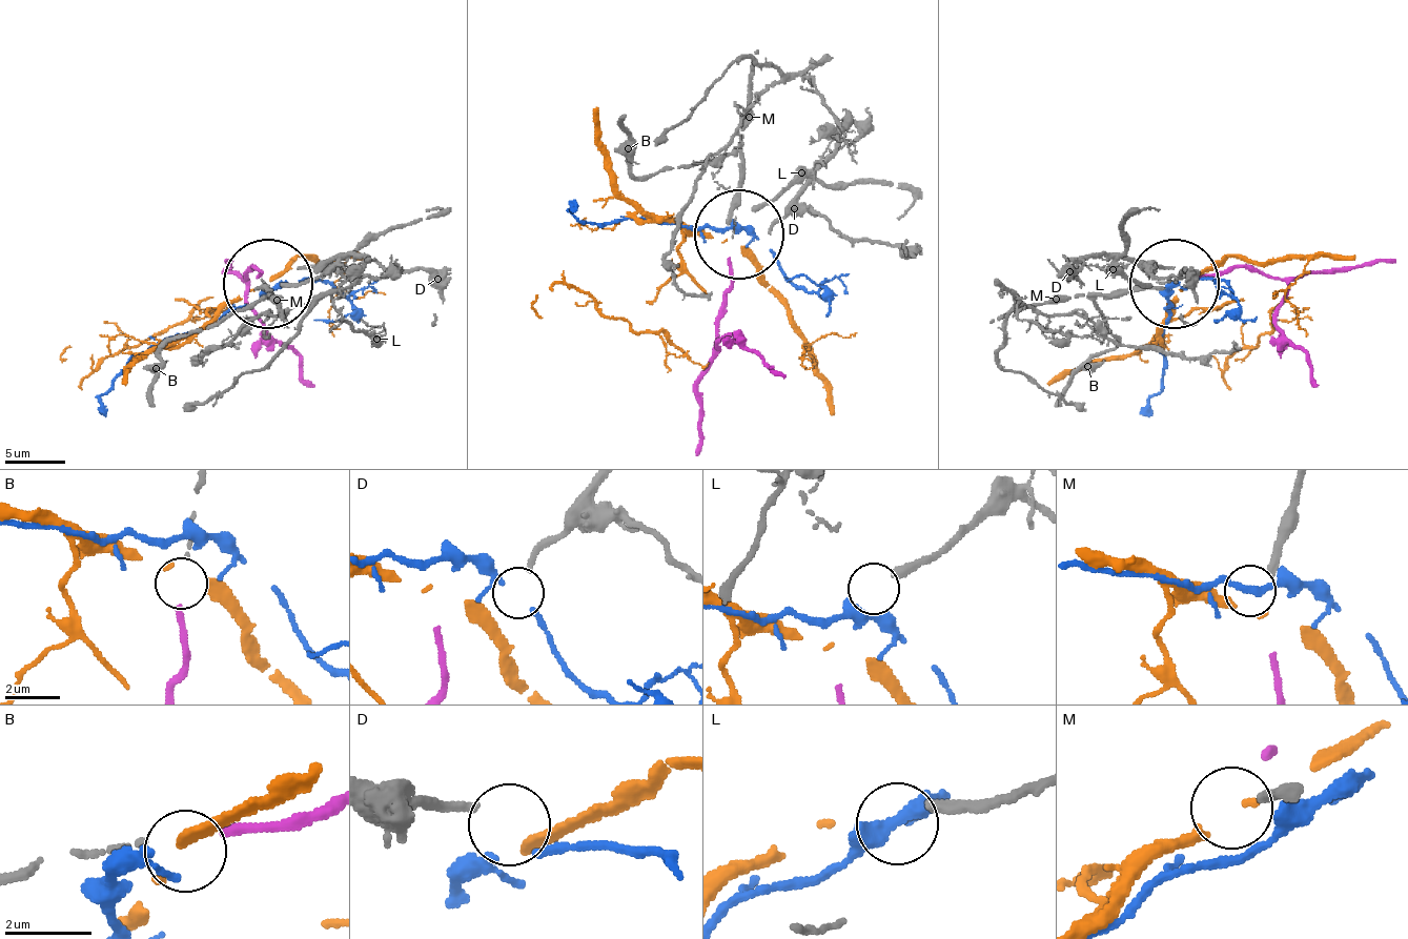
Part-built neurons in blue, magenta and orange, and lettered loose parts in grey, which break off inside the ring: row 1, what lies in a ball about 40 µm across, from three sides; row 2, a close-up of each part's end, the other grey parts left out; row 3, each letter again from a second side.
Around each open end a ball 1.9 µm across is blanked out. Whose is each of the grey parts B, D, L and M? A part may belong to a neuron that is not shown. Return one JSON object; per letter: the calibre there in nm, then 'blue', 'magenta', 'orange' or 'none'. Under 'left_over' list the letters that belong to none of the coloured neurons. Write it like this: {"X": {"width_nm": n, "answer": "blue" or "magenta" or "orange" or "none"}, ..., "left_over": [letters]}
{"B": {"width_nm": 120, "answer": "magenta"}, "D": {"width_nm": 200, "answer": "none"}, "L": {"width_nm": 280, "answer": "blue"}, "M": {"width_nm": 280, "answer": "none"}, "left_over": ["D", "M"]}

